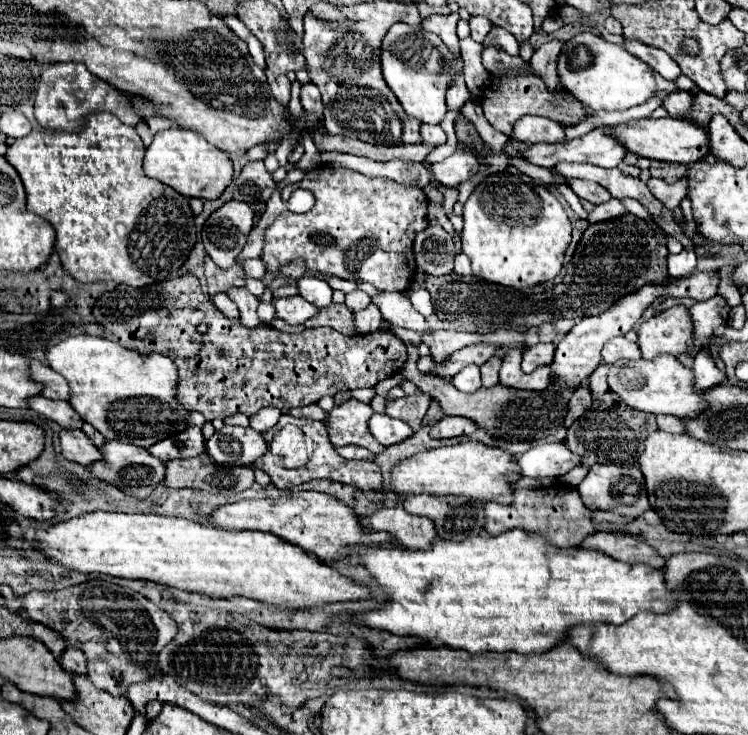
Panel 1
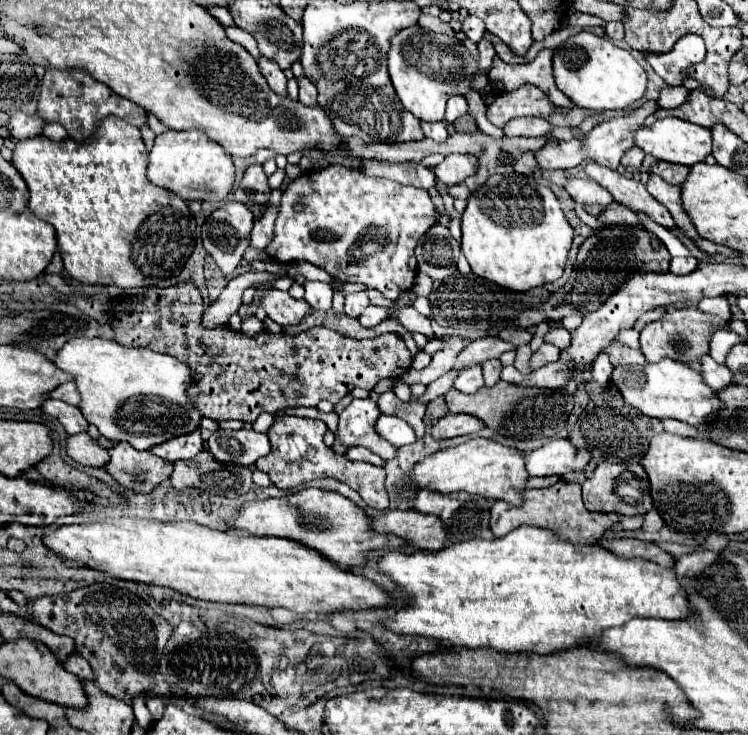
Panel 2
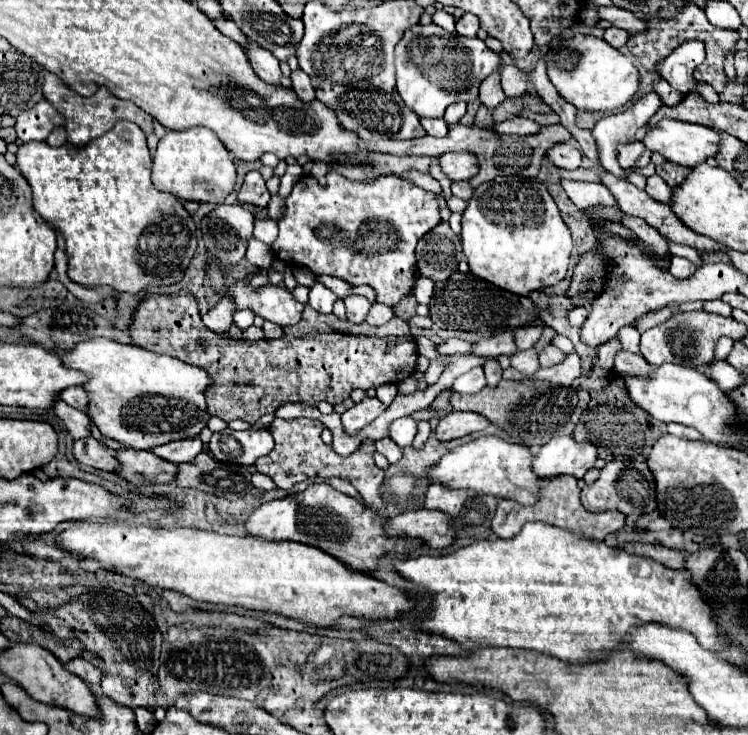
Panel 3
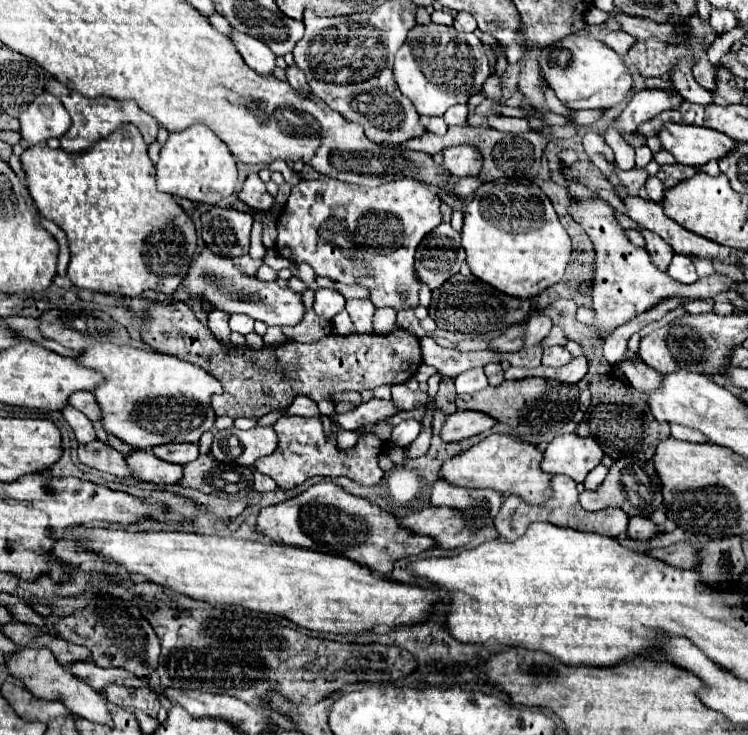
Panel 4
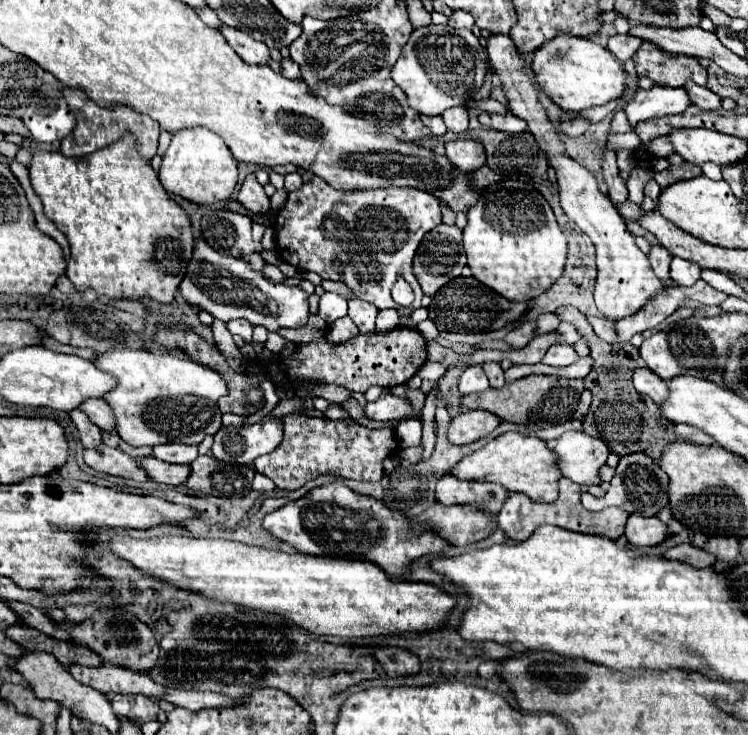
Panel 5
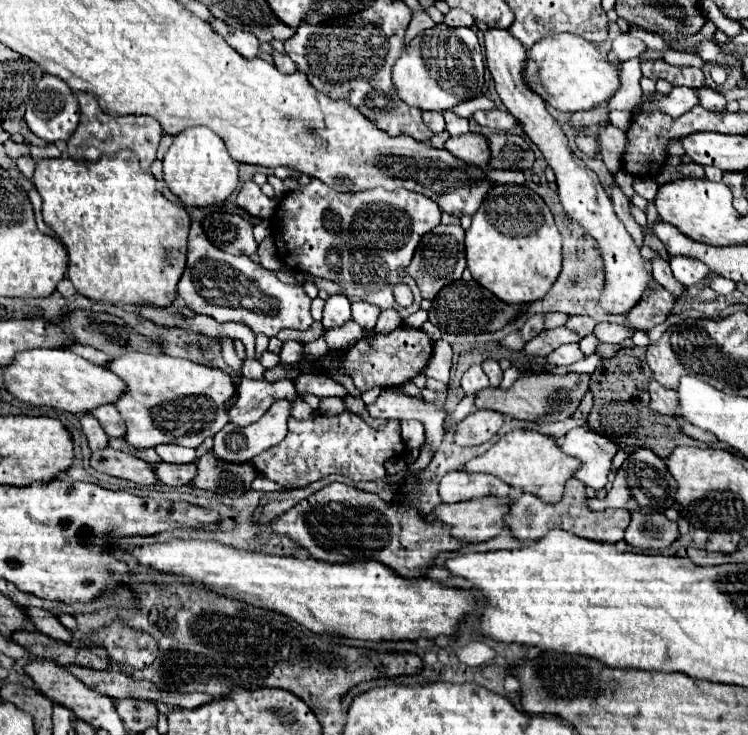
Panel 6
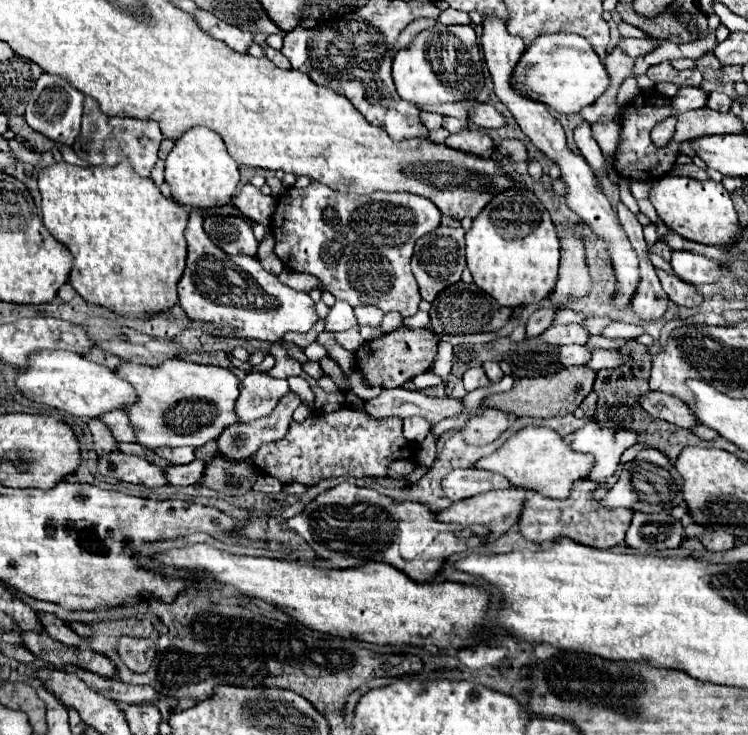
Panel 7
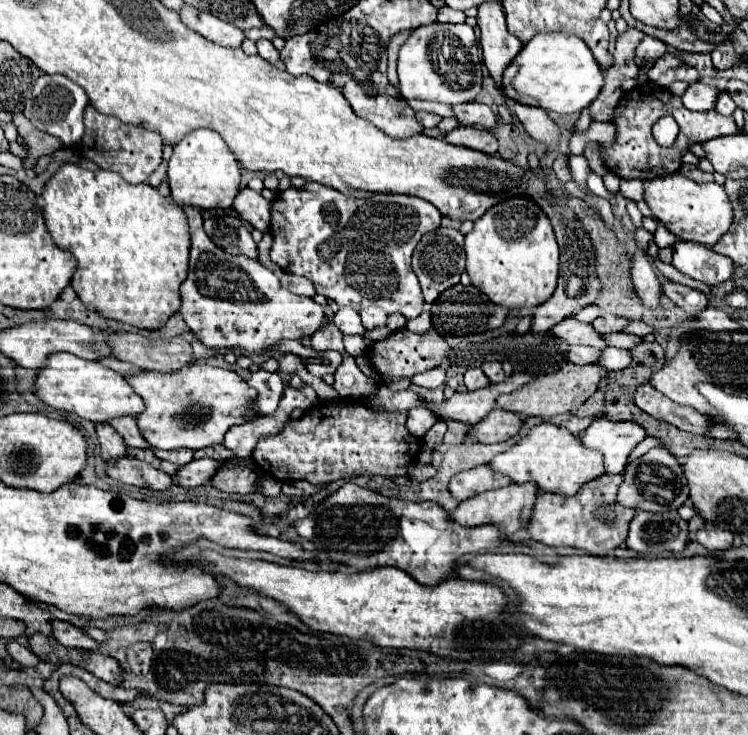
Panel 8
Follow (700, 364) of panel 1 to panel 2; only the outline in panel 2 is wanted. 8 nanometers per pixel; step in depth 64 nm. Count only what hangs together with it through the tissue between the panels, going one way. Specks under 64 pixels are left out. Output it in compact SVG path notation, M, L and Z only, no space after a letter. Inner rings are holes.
M704 356L700 364L702 364L702 378L706 384L710 384L710 388L720 390L732 384L732 370L726 364L716 364L710 356Z

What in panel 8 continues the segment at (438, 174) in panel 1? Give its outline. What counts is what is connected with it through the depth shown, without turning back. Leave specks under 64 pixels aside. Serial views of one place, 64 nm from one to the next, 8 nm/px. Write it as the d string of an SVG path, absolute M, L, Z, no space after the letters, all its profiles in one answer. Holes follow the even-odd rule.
M472 126L454 128L452 132L448 132L444 136L444 140L450 142L450 144L456 144L456 146L466 146L466 148L480 150L484 154L496 154L496 150L498 150L498 142L490 132L478 130L478 128L472 128Z

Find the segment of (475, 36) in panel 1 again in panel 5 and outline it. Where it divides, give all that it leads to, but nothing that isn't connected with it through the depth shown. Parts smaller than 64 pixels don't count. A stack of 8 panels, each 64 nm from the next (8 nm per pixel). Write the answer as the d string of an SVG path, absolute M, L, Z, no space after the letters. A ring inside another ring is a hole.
M456 10L456 12L452 12L448 24L452 28L472 28L474 26L474 18L472 18L472 14L468 14L464 10Z

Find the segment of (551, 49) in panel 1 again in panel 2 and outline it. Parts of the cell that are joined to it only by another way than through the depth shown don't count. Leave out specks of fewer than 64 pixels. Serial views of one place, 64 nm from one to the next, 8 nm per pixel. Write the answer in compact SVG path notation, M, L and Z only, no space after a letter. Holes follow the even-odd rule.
M542 50L532 64L510 66L510 64L504 64L500 58L496 58L494 68L490 70L488 78L492 82L500 82L500 86L504 86L504 92L512 92L518 86L532 84L540 88L548 96L548 100L552 100L552 104L566 108L566 110L574 108L574 104L554 84L552 50Z

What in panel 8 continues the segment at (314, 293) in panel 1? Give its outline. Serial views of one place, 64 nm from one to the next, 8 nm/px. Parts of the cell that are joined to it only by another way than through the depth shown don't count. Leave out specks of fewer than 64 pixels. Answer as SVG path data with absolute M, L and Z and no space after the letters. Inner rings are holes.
M340 308L340 312L334 316L334 324L344 332L344 334L356 334L362 336L366 344L372 344L372 340L366 336L366 328L360 322L360 314L352 308Z

